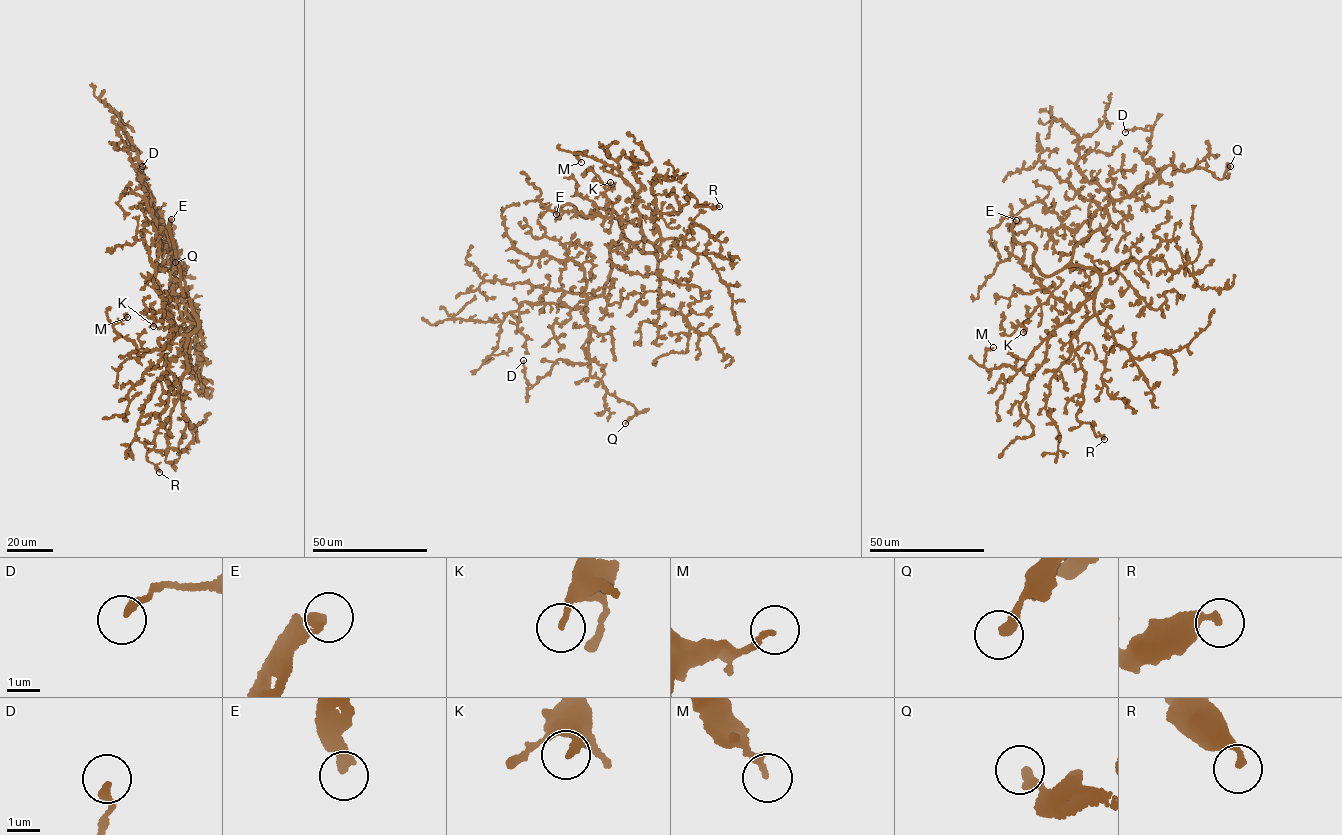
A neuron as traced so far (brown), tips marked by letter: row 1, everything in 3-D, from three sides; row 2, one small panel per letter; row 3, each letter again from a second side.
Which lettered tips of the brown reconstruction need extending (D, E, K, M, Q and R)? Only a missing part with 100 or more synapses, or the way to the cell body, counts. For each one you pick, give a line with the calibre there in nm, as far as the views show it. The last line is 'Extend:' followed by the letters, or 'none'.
E: Thickness 260 nm
Extend: E

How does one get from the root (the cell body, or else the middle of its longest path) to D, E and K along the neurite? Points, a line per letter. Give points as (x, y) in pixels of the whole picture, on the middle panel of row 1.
D: (619, 240), (609, 252), (603, 292), (585, 308), (589, 361), (558, 360), (531, 385), (523, 360)
E: (619, 240), (622, 235), (620, 224), (611, 210), (598, 208), (585, 217), (568, 205), (555, 209), (556, 214)
K: (619, 240), (623, 236), (643, 252), (657, 250), (644, 240), (640, 226), (612, 216), (604, 185), (610, 182)

